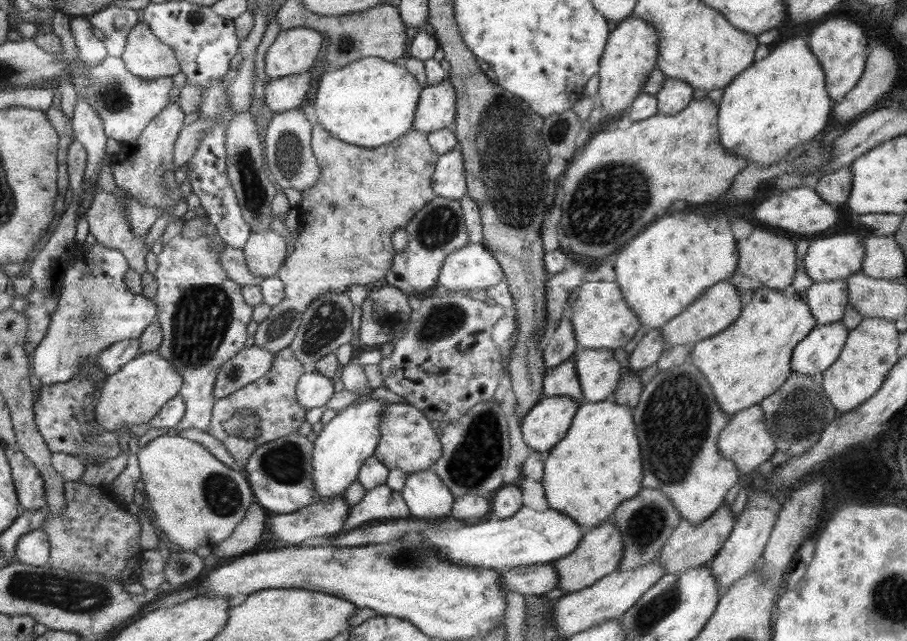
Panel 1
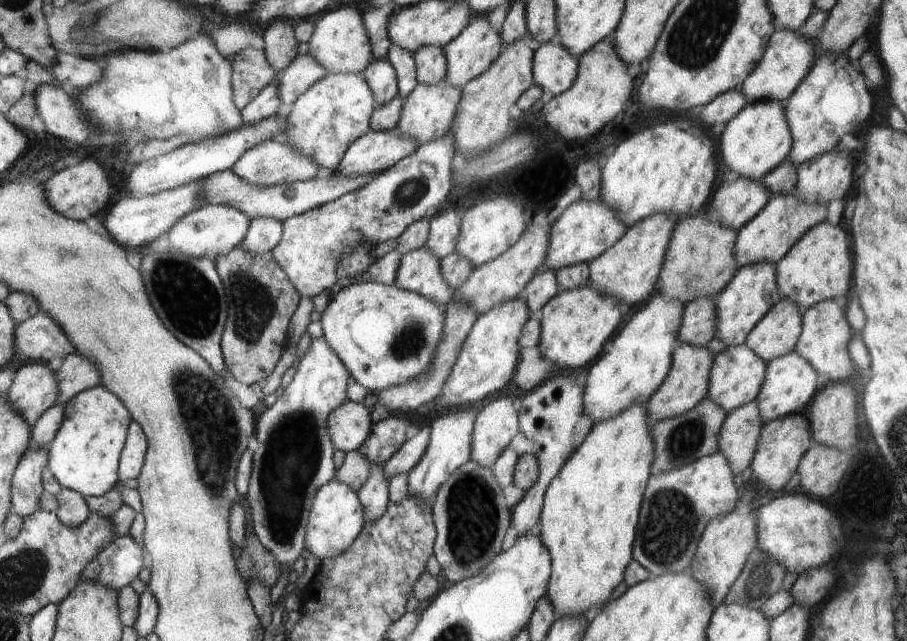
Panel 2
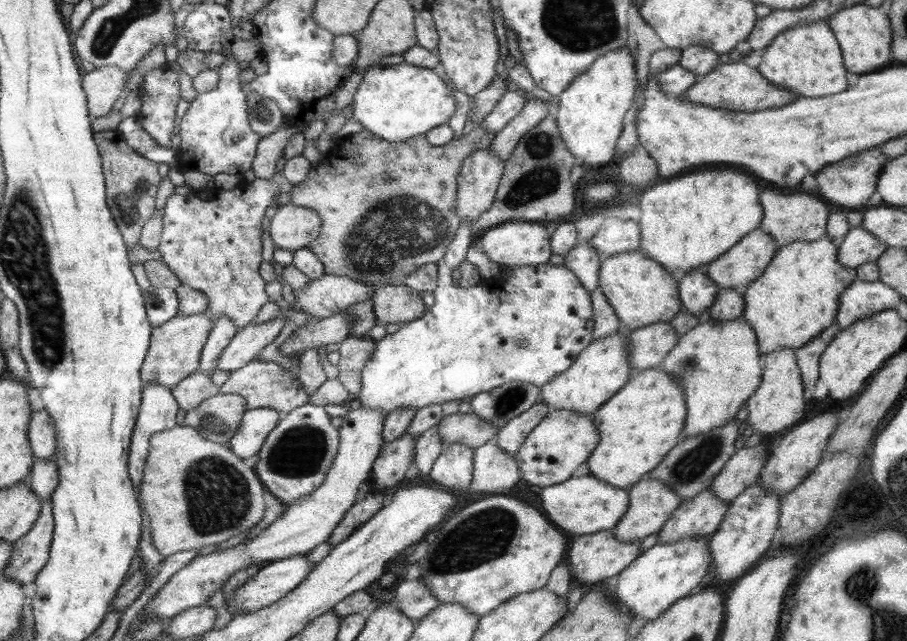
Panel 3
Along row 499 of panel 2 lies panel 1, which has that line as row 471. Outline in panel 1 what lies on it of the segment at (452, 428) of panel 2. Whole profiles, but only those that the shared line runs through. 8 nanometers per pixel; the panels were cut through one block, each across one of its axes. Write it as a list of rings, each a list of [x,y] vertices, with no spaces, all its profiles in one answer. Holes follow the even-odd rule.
[[[430,468],[407,475],[406,484],[399,493],[416,518],[448,516],[455,501],[450,489]]]

